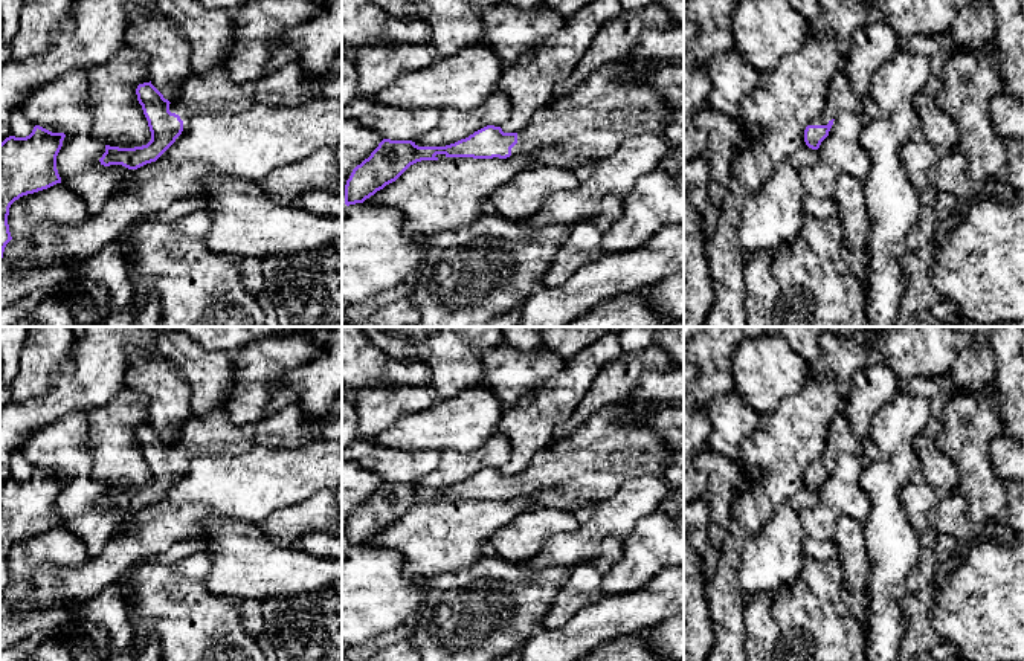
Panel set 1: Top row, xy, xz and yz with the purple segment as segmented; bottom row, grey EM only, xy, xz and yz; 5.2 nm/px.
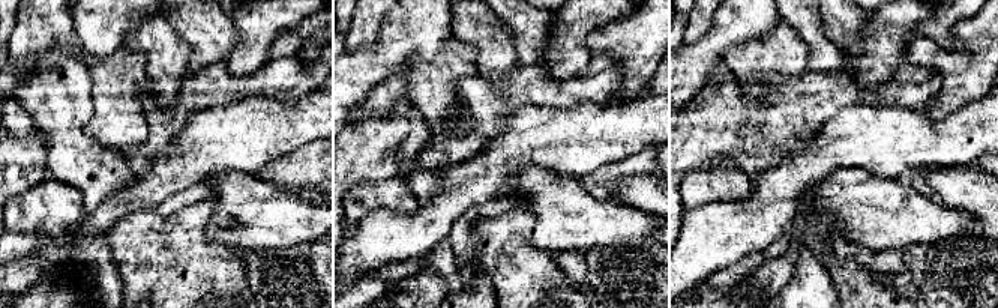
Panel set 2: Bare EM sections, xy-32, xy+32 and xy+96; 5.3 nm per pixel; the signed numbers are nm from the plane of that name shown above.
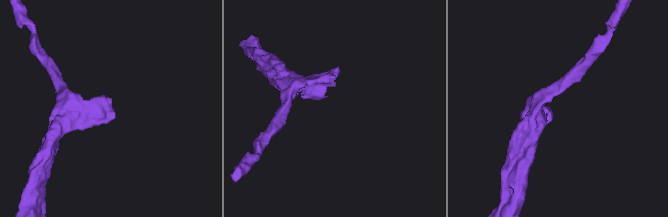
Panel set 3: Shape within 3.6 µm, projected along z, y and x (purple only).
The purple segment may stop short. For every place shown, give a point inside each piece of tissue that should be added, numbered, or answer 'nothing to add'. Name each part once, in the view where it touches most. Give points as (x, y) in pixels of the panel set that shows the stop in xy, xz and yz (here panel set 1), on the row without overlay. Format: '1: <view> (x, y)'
1: xy (212, 434)

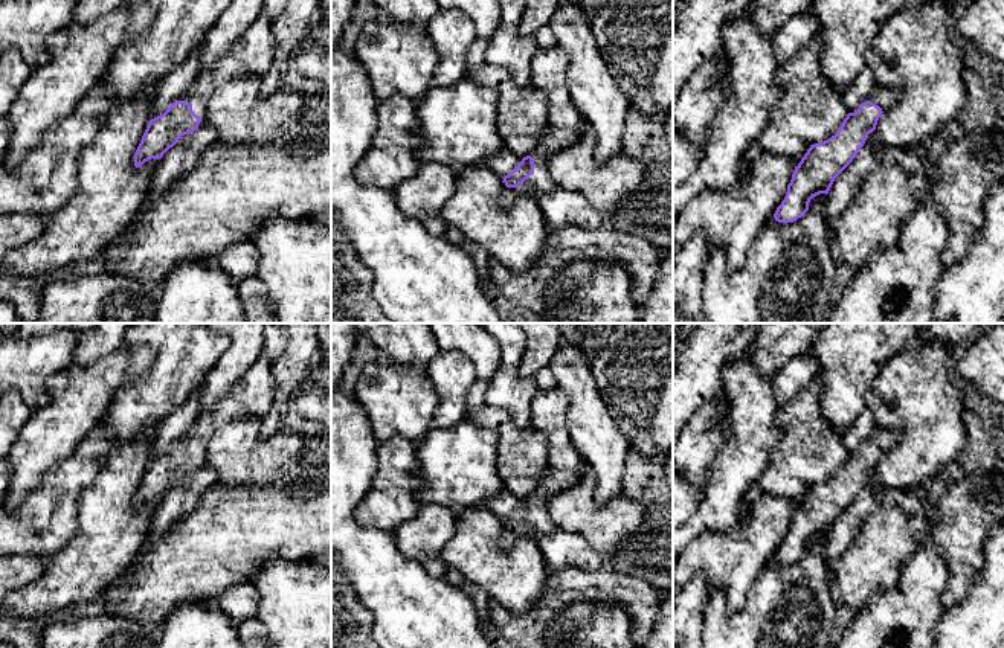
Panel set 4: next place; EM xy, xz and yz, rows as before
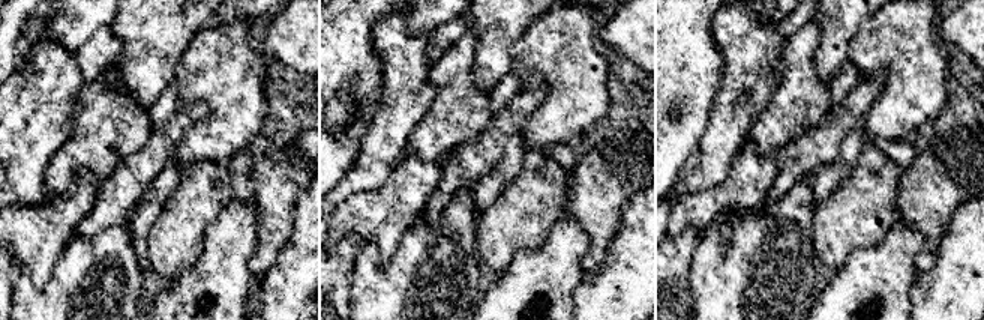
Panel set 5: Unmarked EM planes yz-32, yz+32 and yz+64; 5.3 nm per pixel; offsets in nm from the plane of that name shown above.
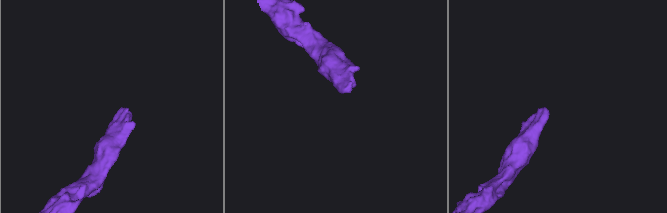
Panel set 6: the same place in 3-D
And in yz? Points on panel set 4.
1: yz (885, 439)

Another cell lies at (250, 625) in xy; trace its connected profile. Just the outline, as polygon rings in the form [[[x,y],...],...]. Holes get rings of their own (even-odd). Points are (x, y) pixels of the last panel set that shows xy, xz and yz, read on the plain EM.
[[[255,616],[237,624],[243,648],[272,648],[265,625]]]

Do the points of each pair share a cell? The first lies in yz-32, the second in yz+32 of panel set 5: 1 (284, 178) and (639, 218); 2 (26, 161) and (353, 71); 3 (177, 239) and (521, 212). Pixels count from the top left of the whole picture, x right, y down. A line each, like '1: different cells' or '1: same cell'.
1: different cells
2: different cells
3: same cell

